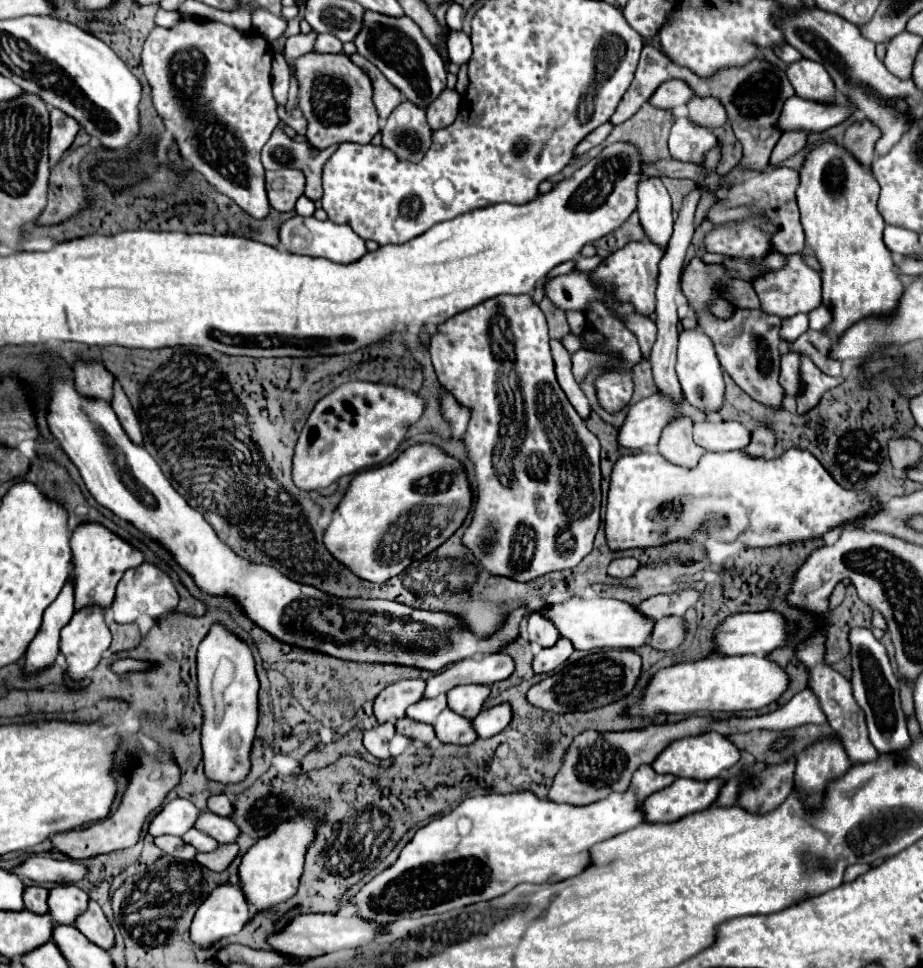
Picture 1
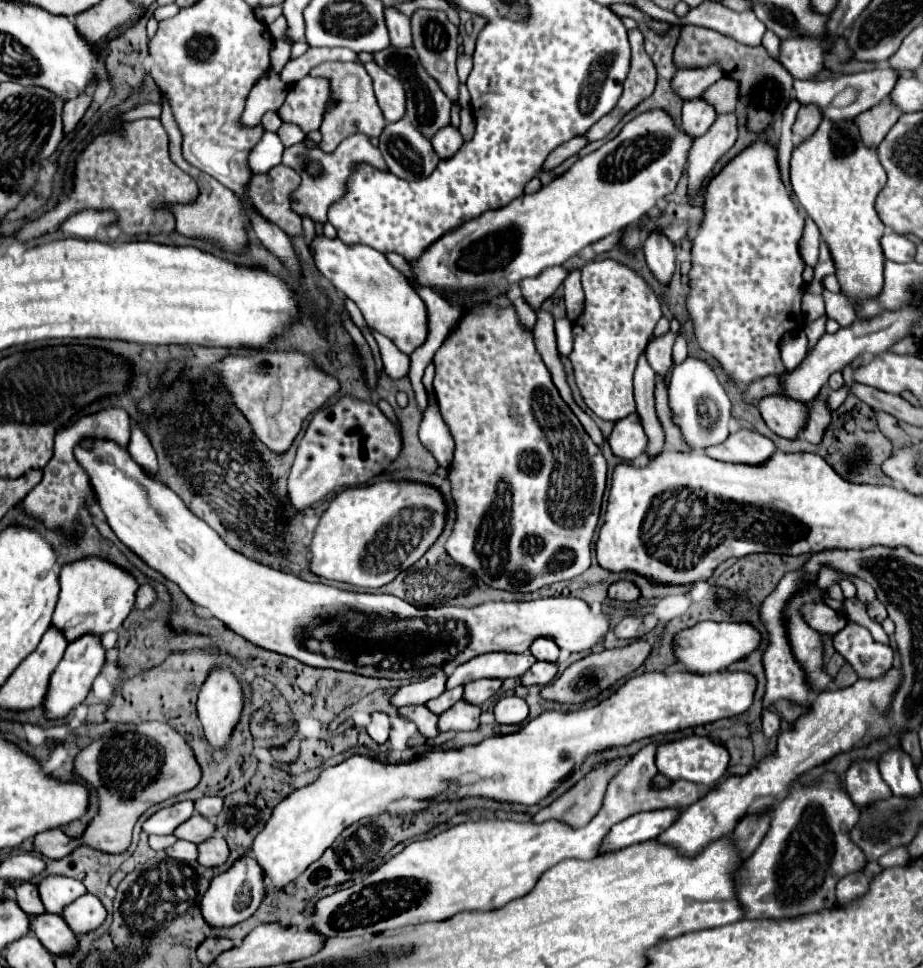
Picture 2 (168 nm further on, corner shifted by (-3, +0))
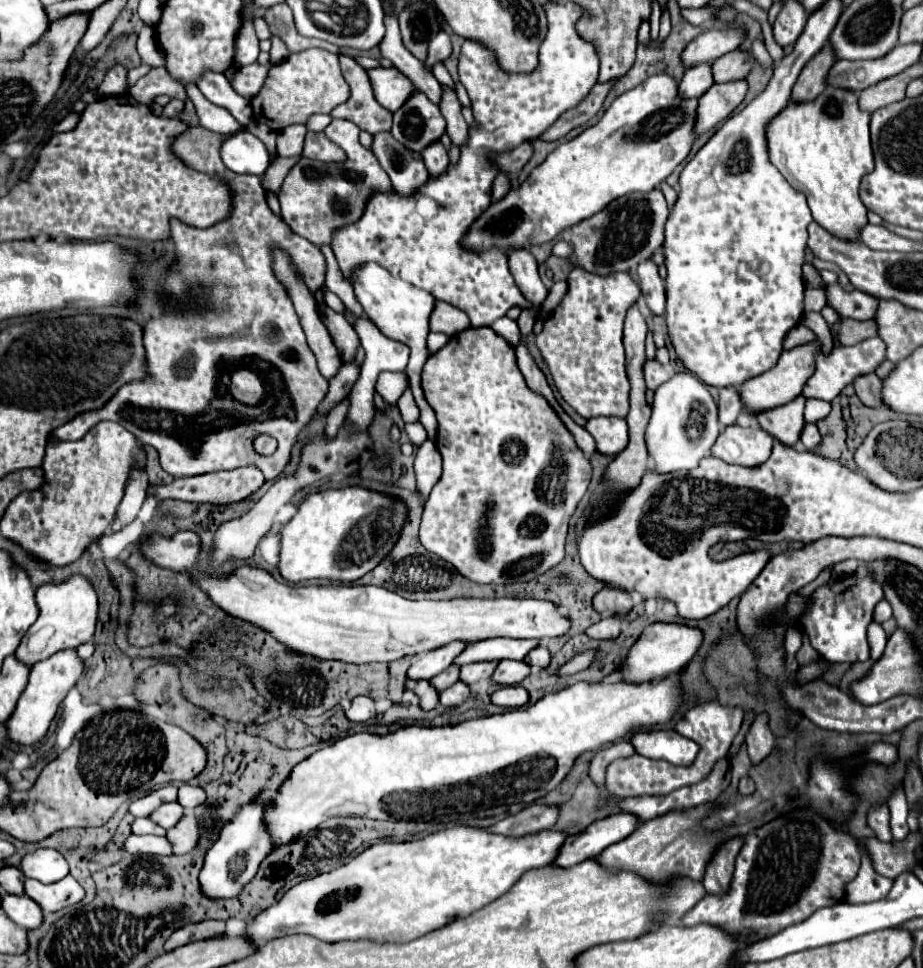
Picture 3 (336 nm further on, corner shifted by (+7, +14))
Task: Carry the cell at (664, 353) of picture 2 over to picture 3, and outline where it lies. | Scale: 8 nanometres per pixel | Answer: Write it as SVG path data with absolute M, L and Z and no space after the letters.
M647 360L645 362L645 382L649 390L657 390L657 386L661 386L661 382L665 382L671 376L671 370L665 368L661 362Z

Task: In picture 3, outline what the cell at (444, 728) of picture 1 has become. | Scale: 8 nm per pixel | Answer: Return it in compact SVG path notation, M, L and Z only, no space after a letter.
M455 682L451 688L439 694L439 702L443 706L459 706L467 700L467 696L469 696L469 686L465 686L463 682Z

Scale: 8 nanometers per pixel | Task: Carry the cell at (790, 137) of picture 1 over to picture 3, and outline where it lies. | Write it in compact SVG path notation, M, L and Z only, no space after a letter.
M825 46L819 54L815 54L805 68L801 70L793 92L791 92L791 100L793 104L805 104L815 100L823 90L825 90L825 74L829 72L829 66L835 62L833 52L829 50L829 46Z

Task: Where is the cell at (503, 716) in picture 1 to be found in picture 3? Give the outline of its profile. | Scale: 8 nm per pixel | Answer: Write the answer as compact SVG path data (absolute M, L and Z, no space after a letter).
M501 686L491 694L491 702L495 706L505 706L505 708L521 708L529 702L529 694L521 686Z

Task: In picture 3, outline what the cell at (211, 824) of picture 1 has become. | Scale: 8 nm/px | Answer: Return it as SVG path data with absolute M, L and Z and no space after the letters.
M169 802L165 806L159 806L149 818L153 822L157 822L159 826L163 826L165 830L169 830L183 818L183 812L185 812L185 808L179 802Z

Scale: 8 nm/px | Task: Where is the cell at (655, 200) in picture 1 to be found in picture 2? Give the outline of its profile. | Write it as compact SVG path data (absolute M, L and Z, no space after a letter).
M653 232L643 246L645 262L661 286L669 286L671 276L675 272L675 252L673 250L675 246L671 246L671 242L659 232Z

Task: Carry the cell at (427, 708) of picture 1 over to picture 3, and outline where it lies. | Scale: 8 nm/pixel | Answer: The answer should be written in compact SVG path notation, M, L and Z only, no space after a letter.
M449 666L447 670L443 670L443 672L437 674L435 678L431 678L429 684L431 684L437 692L443 692L443 690L447 690L449 686L453 686L457 680L459 680L459 666Z

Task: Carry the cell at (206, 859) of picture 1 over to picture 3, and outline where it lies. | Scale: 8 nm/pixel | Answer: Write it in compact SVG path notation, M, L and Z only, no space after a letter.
M185 810L185 818L171 830L167 830L167 838L173 842L175 854L187 854L189 850L195 850L199 844L199 826L193 810Z

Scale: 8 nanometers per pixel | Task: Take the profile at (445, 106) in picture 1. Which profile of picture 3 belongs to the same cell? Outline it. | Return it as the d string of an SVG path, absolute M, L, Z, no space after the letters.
M431 142L423 152L421 156L425 158L425 166L429 166L429 176L433 174L441 174L441 170L445 170L445 166L449 164L449 158L447 158L447 150L445 146L439 142Z

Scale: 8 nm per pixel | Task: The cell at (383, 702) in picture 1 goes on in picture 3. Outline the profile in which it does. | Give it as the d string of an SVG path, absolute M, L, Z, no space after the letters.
M453 642L453 646L441 646L441 650L431 650L421 656L417 668L409 668L407 678L411 680L429 680L451 666L453 658L465 648L465 642Z

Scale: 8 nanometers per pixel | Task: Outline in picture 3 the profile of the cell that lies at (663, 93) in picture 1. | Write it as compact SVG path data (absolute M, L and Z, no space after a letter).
M733 28L705 30L693 42L687 44L687 48L681 52L681 62L687 68L699 66L703 62L715 62L723 54L735 50L741 44L741 38L745 38L745 34Z

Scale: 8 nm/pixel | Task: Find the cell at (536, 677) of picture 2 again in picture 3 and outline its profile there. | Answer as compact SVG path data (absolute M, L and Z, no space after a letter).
M501 660L491 680L497 684L513 686L513 684L519 684L525 676L529 676L529 672L531 672L531 666L525 660Z

